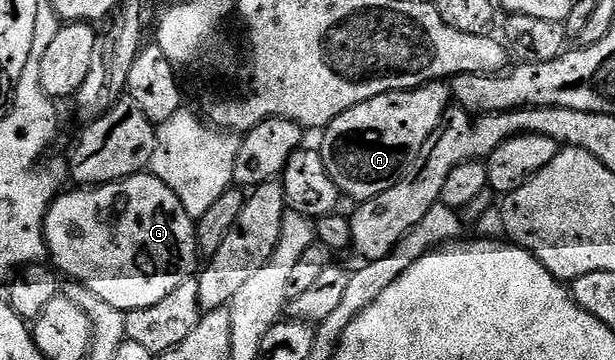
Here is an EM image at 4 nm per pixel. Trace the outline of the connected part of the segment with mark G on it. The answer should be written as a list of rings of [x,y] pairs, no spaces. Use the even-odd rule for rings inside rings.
[[[143,173],[127,179],[119,179],[117,183],[103,183],[89,189],[74,190],[78,191],[70,191],[67,195],[65,193],[59,194],[46,214],[46,250],[49,258],[51,260],[54,258],[52,260],[53,266],[65,278],[67,275],[68,278],[75,279],[78,285],[92,292],[96,297],[100,297],[100,301],[127,312],[136,309],[148,309],[159,301],[164,301],[164,297],[168,297],[168,293],[180,289],[180,285],[187,282],[195,274],[196,268],[199,266],[198,259],[200,260],[196,223],[186,212],[184,205],[180,205],[180,197],[176,197],[176,193],[172,193],[172,189],[168,189],[168,185],[164,185],[164,181],[160,181],[156,176],[149,173]]]

